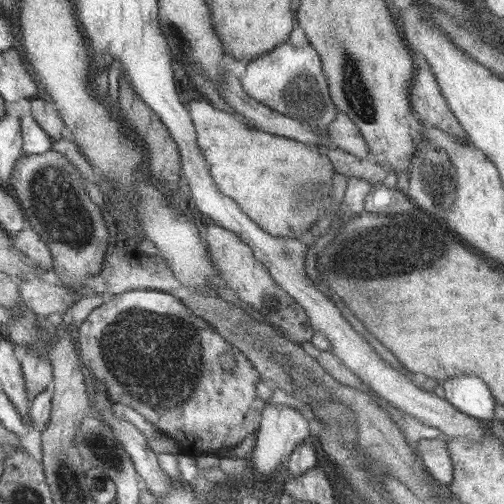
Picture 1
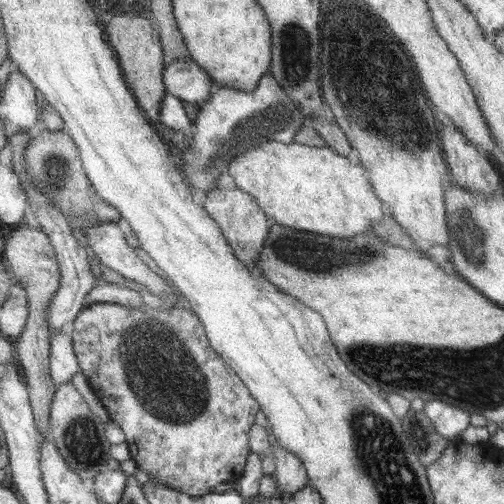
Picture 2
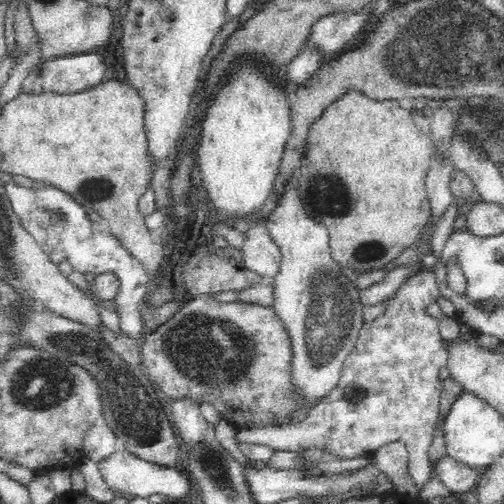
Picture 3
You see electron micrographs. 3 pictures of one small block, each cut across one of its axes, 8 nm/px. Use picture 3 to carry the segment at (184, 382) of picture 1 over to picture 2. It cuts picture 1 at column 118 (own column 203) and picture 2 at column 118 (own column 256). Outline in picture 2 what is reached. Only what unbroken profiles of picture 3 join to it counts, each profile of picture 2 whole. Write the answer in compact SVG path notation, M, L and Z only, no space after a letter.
M91 304L83 308L71 324L71 336L83 368L81 372L107 408L109 418L125 430L131 460L135 460L147 476L193 498L213 494L219 484L239 482L253 454L251 430L257 424L261 402L253 396L241 374L237 374L237 370L233 370L211 346L207 328L197 314L183 308L161 312L149 306L127 308L121 304Z

